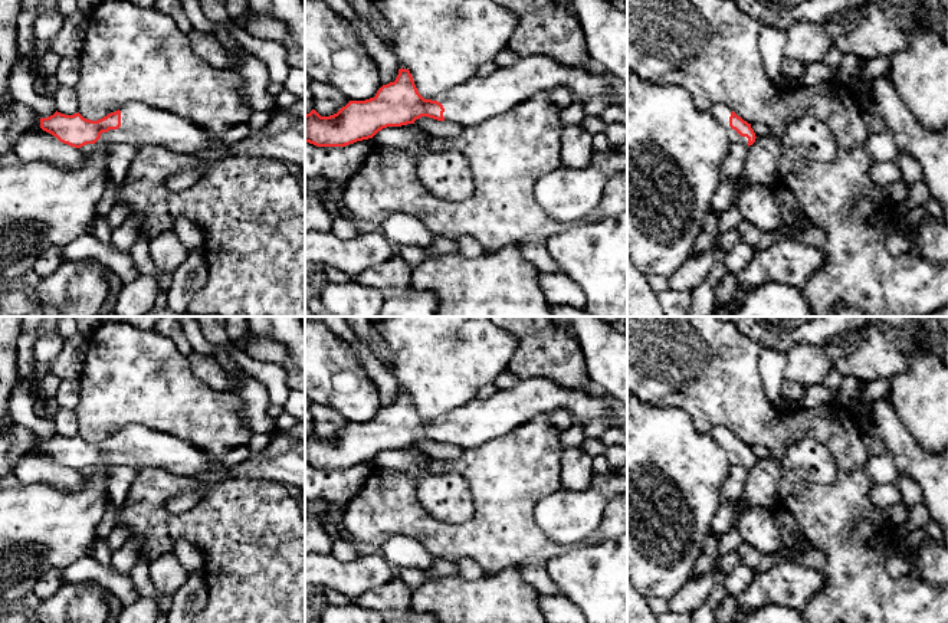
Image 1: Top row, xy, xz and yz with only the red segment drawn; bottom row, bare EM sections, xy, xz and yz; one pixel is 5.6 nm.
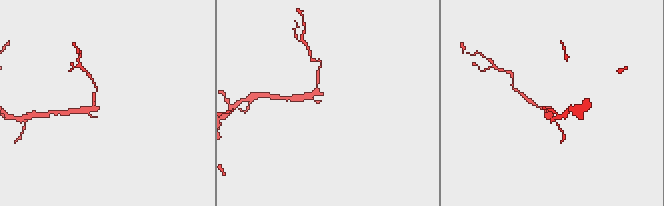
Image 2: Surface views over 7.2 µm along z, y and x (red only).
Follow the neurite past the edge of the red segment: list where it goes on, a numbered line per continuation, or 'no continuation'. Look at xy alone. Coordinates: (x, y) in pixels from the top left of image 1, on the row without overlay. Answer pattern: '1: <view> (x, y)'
1: xy (141, 446)

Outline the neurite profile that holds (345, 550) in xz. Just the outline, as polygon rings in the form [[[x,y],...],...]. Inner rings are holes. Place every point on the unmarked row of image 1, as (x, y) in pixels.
[[[351,538],[337,541],[331,550],[331,554],[337,560],[345,561],[345,563],[354,561],[355,558],[358,558],[355,541]]]

